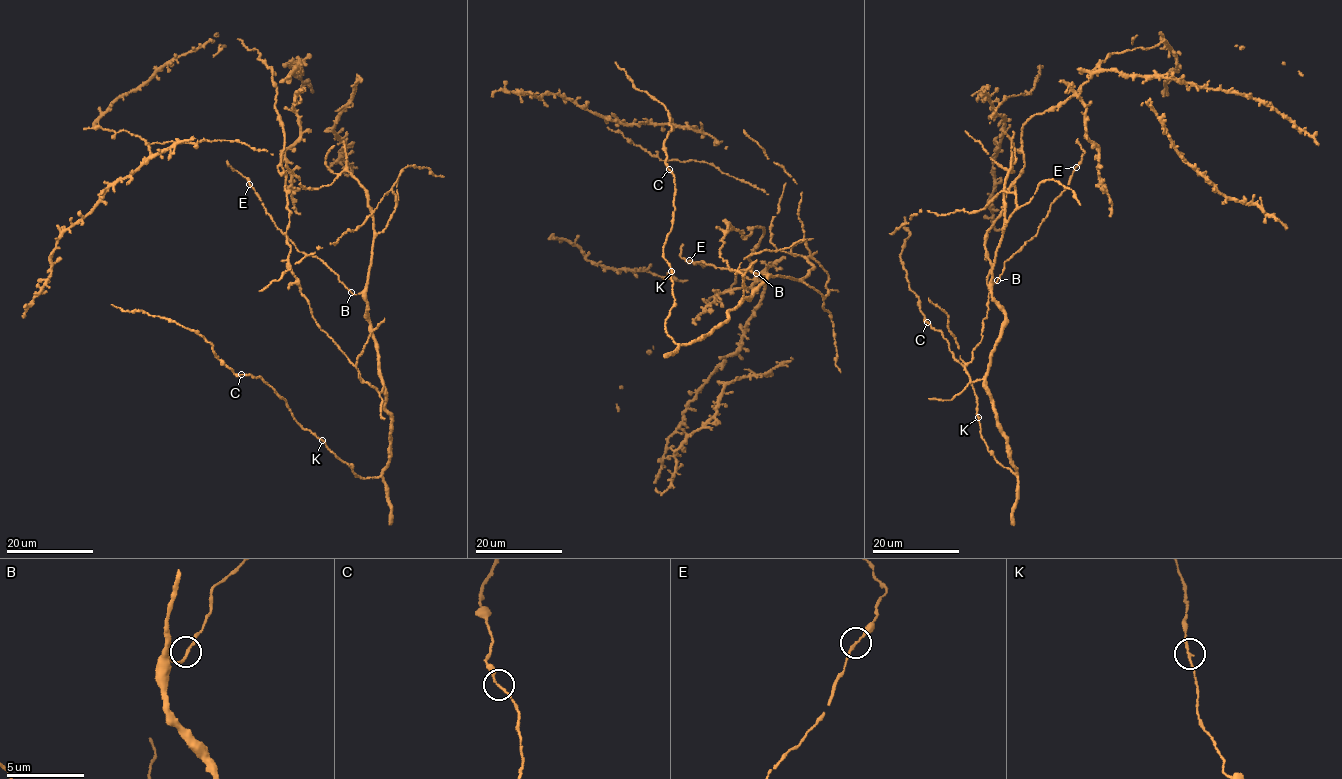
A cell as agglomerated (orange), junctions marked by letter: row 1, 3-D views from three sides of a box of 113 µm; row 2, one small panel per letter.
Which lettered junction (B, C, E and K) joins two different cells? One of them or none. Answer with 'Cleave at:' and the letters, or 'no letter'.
Cleave at: no letter

